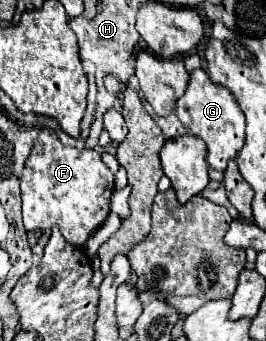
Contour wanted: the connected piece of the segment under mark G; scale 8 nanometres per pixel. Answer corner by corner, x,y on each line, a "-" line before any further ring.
198,68
190,74
188,88
182,98
176,102
176,114
180,122
188,128
190,134
202,138
208,146
208,164
214,170
224,172
228,166
228,160
234,160
238,156
238,150
244,146
244,114
240,112
238,104
234,102
234,96
218,84
210,82
210,76
204,72
204,68

